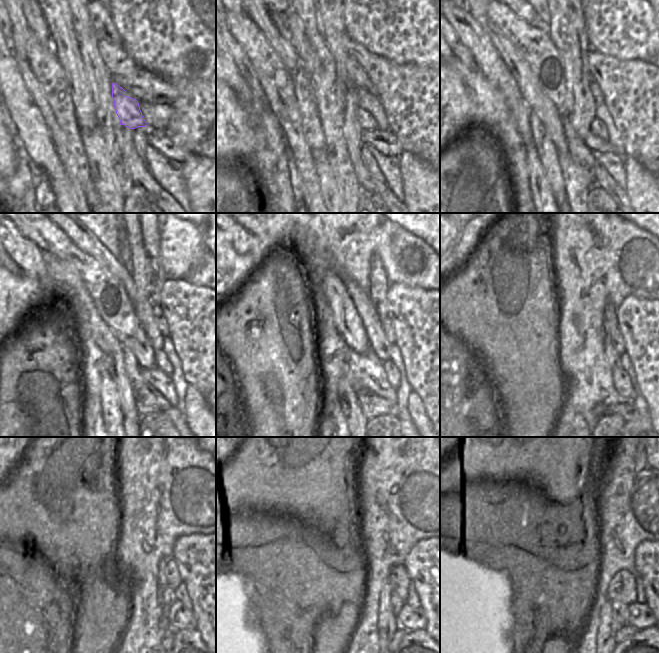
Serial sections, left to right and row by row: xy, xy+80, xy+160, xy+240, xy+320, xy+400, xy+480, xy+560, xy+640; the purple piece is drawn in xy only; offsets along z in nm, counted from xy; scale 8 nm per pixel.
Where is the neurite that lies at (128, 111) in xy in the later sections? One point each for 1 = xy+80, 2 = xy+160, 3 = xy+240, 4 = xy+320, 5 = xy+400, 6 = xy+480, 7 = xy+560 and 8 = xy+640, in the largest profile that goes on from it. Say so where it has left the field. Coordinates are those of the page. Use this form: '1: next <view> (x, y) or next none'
1: next xy+80 (367, 122)
2: next xy+160 (598, 126)
3: next xy+240 (162, 362)
4: next xy+320 (392, 373)
5: next xy+400 (623, 387)
6: next xy+480 (179, 617)
7: next xy+560 (409, 618)
8: next xy+640 (640, 616)

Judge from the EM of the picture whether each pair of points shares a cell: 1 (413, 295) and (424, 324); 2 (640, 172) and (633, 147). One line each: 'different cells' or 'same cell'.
1: same cell
2: different cells

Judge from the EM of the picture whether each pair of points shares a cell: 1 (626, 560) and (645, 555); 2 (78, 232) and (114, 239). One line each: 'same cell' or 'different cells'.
1: different cells
2: different cells

